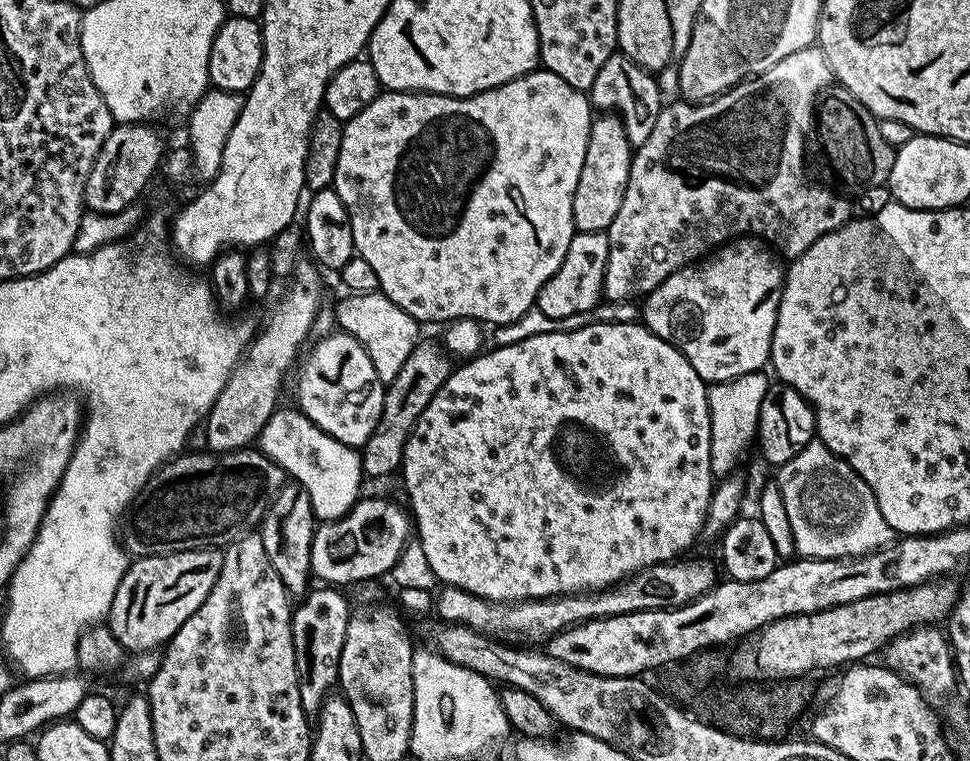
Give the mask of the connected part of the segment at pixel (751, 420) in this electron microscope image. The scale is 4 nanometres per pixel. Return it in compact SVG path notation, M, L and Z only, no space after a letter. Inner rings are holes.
M763 371L736 376L732 380L713 383L708 389L708 409L711 418L710 462L713 477L724 479L737 468L740 454L755 439L757 418L762 398L770 387L770 378Z

